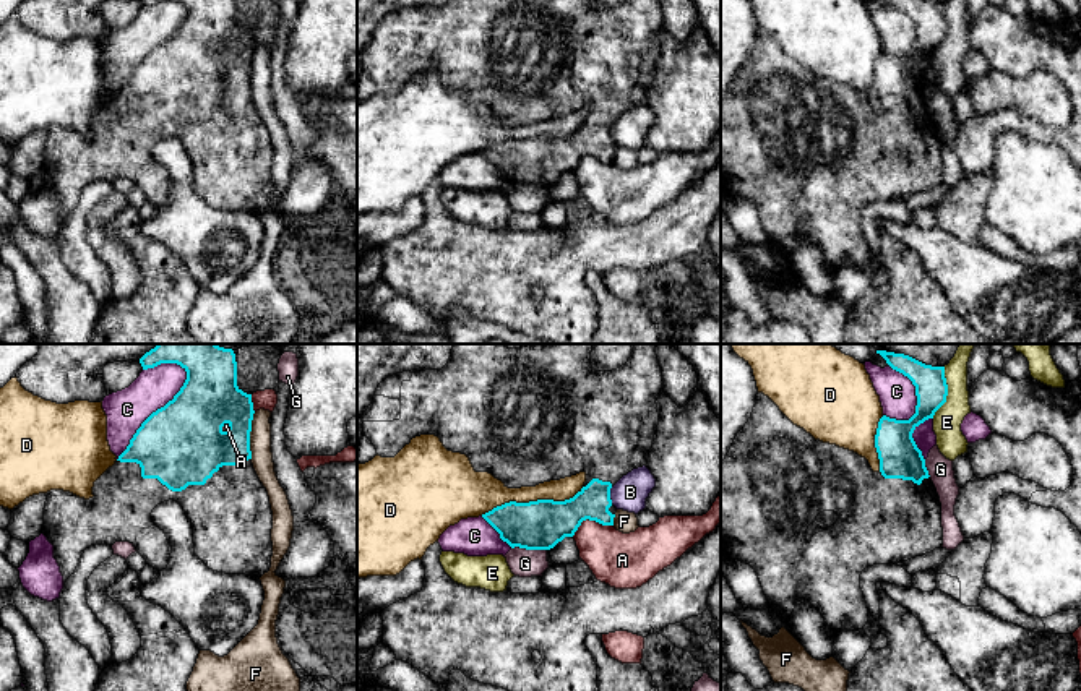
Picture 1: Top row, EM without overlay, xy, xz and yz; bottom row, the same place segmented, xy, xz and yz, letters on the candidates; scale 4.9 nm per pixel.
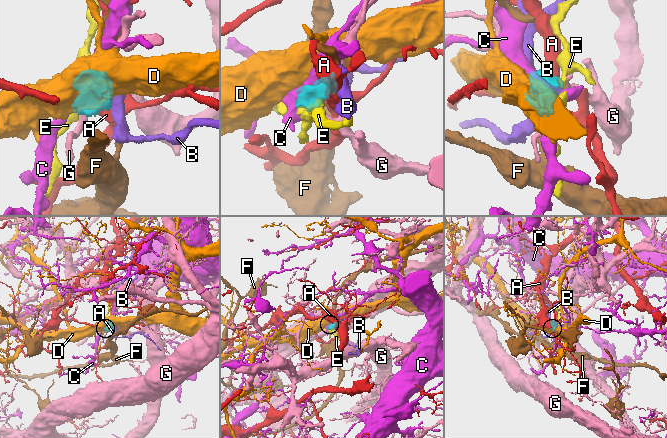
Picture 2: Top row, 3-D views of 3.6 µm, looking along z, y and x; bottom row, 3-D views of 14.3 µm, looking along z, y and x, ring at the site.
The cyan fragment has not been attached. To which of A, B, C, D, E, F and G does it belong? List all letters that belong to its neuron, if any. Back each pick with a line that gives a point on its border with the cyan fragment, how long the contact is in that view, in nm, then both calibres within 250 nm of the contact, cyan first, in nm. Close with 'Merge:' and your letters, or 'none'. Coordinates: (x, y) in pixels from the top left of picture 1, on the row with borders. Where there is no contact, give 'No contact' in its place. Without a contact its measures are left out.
Merge: none

